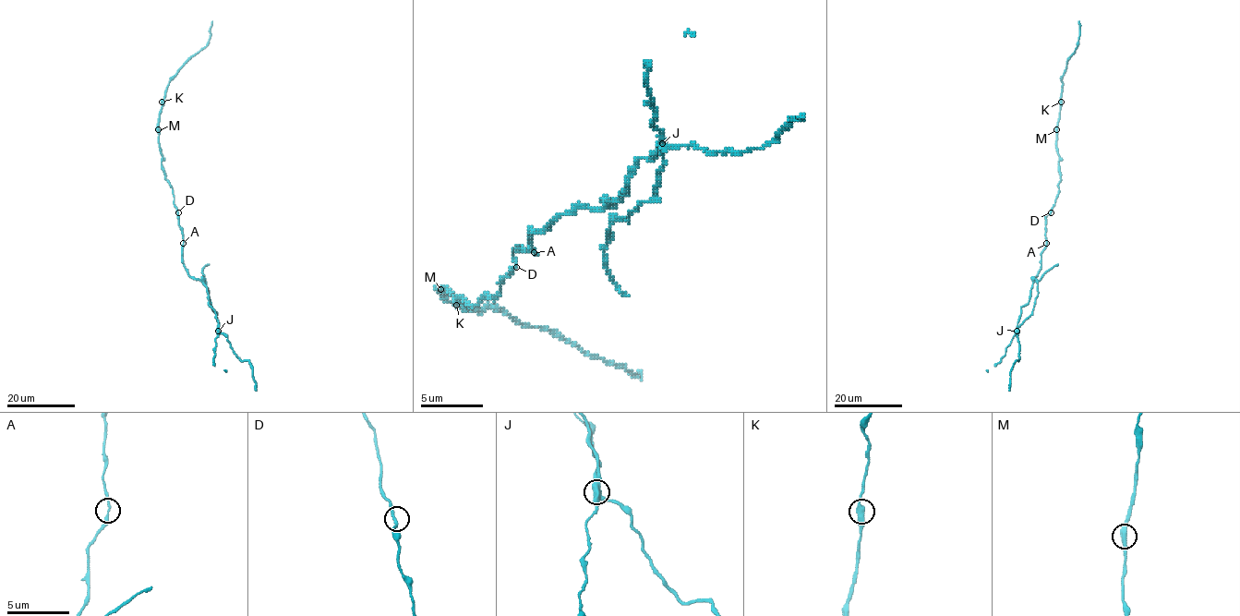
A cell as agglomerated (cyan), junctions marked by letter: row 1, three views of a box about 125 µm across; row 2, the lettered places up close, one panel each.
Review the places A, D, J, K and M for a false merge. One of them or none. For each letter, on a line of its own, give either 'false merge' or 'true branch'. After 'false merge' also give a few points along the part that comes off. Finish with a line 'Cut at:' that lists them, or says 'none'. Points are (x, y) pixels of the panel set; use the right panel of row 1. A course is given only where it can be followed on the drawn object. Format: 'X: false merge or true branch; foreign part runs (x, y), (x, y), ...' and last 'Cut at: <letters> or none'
A: true branch
D: true branch
J: false merge; foreign part runs (1017, 331), (1033, 309), (1038, 283), (1058, 264)
K: true branch
M: true branch
Cut at: J

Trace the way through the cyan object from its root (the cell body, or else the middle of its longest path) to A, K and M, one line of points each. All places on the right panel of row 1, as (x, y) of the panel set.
A: (1051, 212), (1045, 217), (1046, 244)
K: (1051, 212), (1061, 180), (1056, 147), (1061, 102)
M: (1051, 212), (1061, 180), (1056, 129)

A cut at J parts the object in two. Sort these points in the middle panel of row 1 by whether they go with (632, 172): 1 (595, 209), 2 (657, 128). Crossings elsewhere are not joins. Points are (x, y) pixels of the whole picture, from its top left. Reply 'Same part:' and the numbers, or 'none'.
Same part: 1

